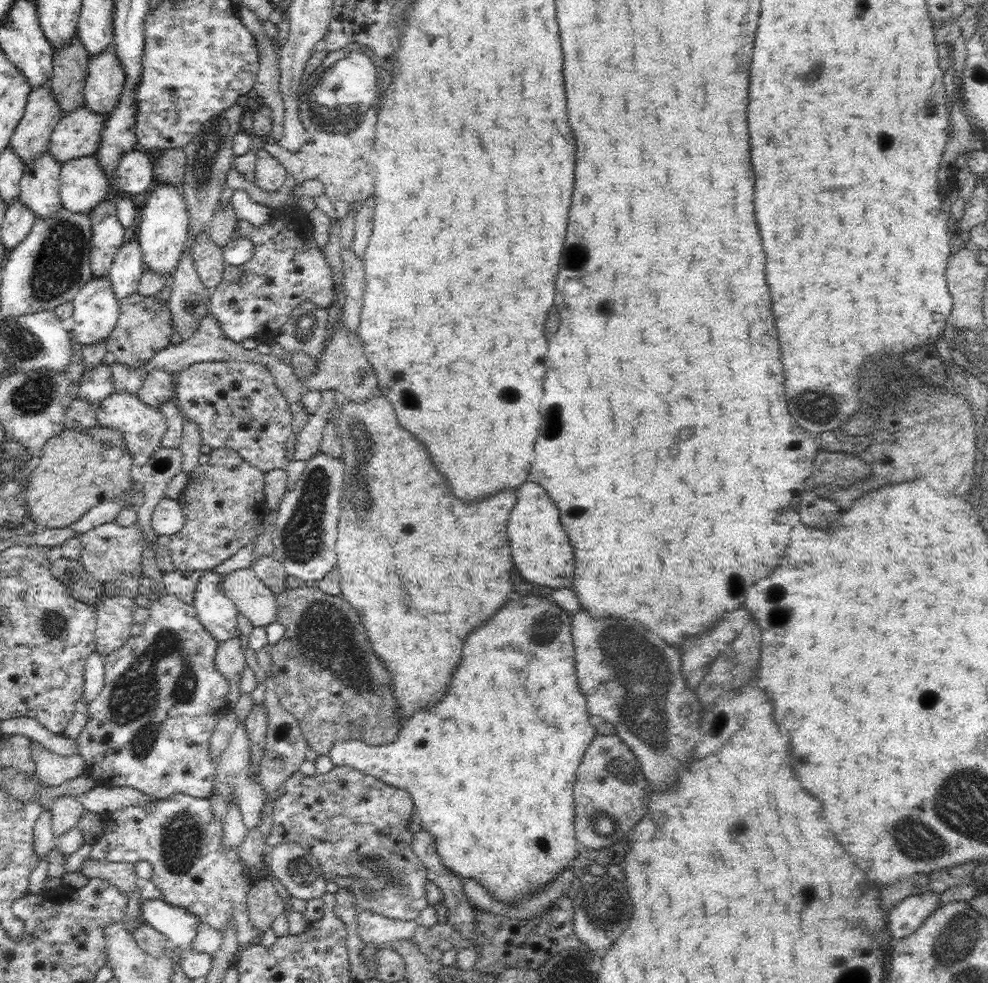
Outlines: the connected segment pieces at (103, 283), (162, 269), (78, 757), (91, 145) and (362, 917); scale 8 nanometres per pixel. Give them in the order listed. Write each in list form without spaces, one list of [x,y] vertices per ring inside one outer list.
[[[93,276],[76,293],[72,304],[72,335],[79,344],[98,344],[110,336],[120,307],[108,276]]]
[[[169,182],[156,184],[142,210],[140,229],[136,235],[143,261],[150,270],[163,274],[163,276],[170,276],[169,285],[189,237],[189,212],[182,197],[181,189],[173,184]]]
[[[32,741],[31,755],[36,765],[35,776],[48,786],[58,786],[87,772],[87,764],[80,753],[62,756]]]
[[[86,105],[64,114],[50,135],[47,151],[58,163],[95,153],[106,119],[106,114],[98,114]]]
[[[366,908],[358,914],[358,936],[366,943],[389,947],[397,940],[412,940],[418,921],[394,920]]]

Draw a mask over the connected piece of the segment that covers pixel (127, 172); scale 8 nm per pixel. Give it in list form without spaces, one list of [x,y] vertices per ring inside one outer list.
[[[139,147],[124,153],[112,177],[113,185],[130,195],[142,194],[155,179],[153,160]]]

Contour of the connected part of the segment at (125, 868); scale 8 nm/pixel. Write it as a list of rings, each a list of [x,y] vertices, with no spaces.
[[[88,857],[80,866],[79,872],[88,879],[99,877],[108,880],[126,898],[138,890],[135,866],[128,862],[98,862],[98,860],[90,860]]]

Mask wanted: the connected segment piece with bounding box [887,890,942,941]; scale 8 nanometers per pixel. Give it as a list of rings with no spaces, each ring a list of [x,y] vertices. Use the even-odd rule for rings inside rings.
[[[933,890],[914,894],[897,904],[887,914],[887,927],[894,941],[916,932],[917,928],[922,926],[923,921],[941,904],[940,895]]]

